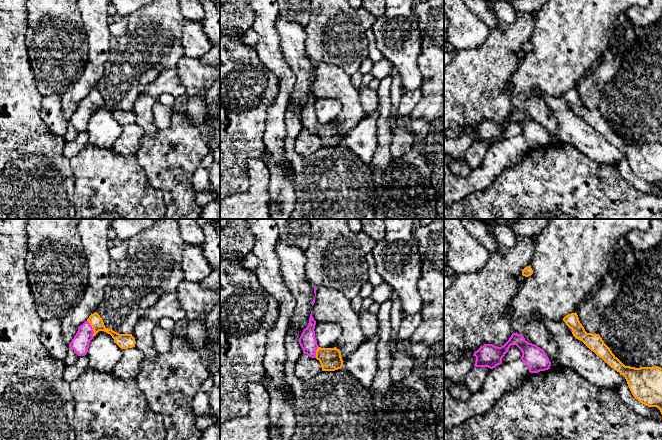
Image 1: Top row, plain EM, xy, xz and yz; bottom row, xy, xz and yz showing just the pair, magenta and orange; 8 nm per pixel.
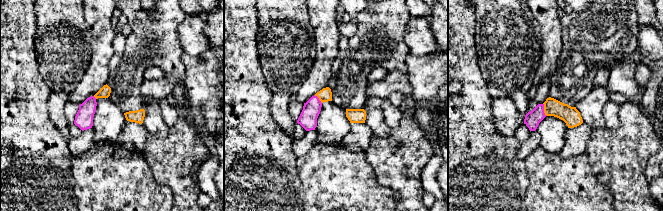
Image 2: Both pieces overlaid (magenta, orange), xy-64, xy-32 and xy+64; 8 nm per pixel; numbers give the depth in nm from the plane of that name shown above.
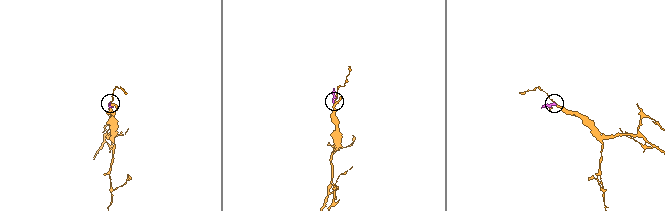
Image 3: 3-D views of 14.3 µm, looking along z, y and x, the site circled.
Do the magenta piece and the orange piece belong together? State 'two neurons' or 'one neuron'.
one neuron

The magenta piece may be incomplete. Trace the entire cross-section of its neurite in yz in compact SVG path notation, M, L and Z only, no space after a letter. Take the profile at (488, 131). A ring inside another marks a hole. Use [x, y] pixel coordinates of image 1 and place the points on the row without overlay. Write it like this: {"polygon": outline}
{"polygon": "M513 109L509 116L501 123L493 120L485 120L477 127L457 127L445 132L448 138L459 137L462 133L476 133L475 143L488 143L490 145L502 140L502 134L508 128L511 121L516 121L522 128L521 136L528 143L530 149L538 149L550 145L551 138L543 125L535 120L529 119L524 112Z"}

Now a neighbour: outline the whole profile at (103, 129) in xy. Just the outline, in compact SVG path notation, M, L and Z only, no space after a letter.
M99 107L91 116L87 127L89 144L97 148L111 149L122 132L121 125L112 112Z

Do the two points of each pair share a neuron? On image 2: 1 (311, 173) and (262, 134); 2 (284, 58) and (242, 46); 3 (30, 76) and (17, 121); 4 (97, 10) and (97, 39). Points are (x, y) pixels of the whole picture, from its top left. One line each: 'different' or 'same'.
1: different
2: different
3: same
4: same

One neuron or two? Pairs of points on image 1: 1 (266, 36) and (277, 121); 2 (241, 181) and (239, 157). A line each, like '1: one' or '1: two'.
1: one
2: one

